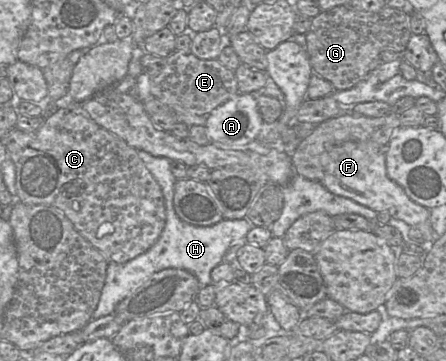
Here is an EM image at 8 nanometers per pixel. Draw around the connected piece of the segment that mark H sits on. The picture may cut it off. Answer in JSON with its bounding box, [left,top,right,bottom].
[92,150,256,320]

